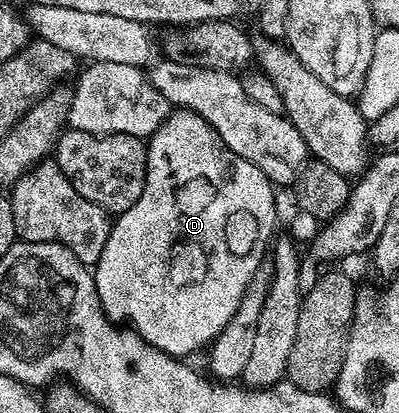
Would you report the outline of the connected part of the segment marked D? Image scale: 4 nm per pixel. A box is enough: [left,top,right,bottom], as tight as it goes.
[94,110,276,358]

